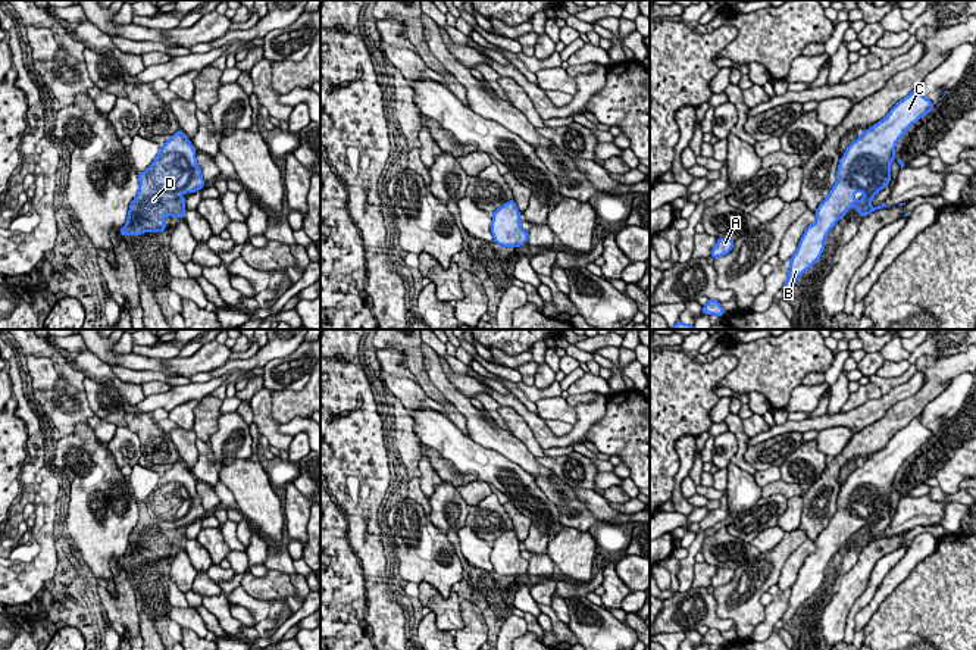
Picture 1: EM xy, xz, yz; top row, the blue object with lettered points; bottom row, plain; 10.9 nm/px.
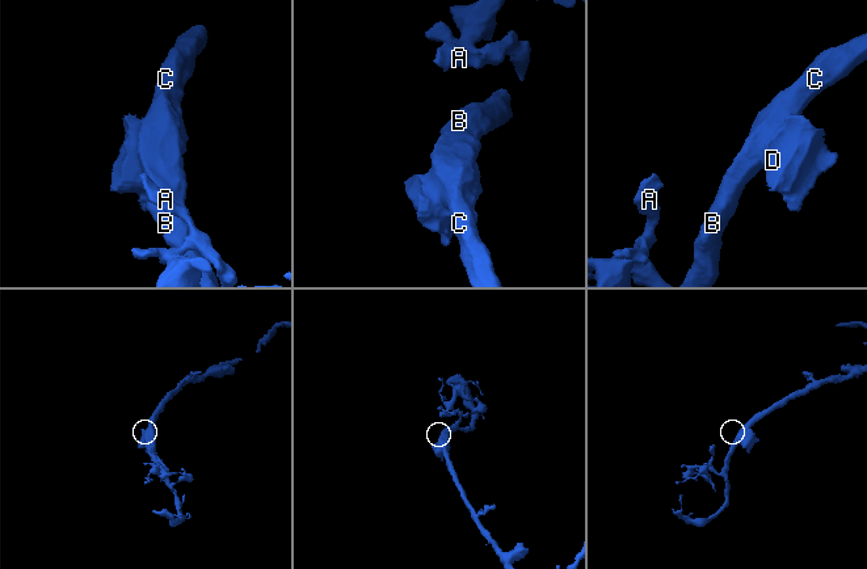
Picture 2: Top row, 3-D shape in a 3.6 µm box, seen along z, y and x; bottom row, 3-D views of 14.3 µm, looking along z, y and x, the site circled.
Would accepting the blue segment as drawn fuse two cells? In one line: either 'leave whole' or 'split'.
leave whole

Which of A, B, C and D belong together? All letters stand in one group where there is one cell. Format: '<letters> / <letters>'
A B C D

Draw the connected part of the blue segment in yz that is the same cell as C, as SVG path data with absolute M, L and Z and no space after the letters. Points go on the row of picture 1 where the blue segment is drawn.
M916 87L900 100L891 112L872 128L863 131L839 159L836 184L829 196L819 204L816 221L808 225L798 243L797 251L789 259L788 279L782 290L789 293L797 279L808 271L822 256L829 231L854 204L857 213L869 213L889 207L872 207L870 203L891 181L891 163L895 157L898 140L935 104Z

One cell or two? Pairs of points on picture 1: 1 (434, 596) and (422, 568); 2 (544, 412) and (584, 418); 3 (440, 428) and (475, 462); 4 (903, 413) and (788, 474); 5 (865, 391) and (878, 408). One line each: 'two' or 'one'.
1: two
2: two
3: one
4: two
5: two

